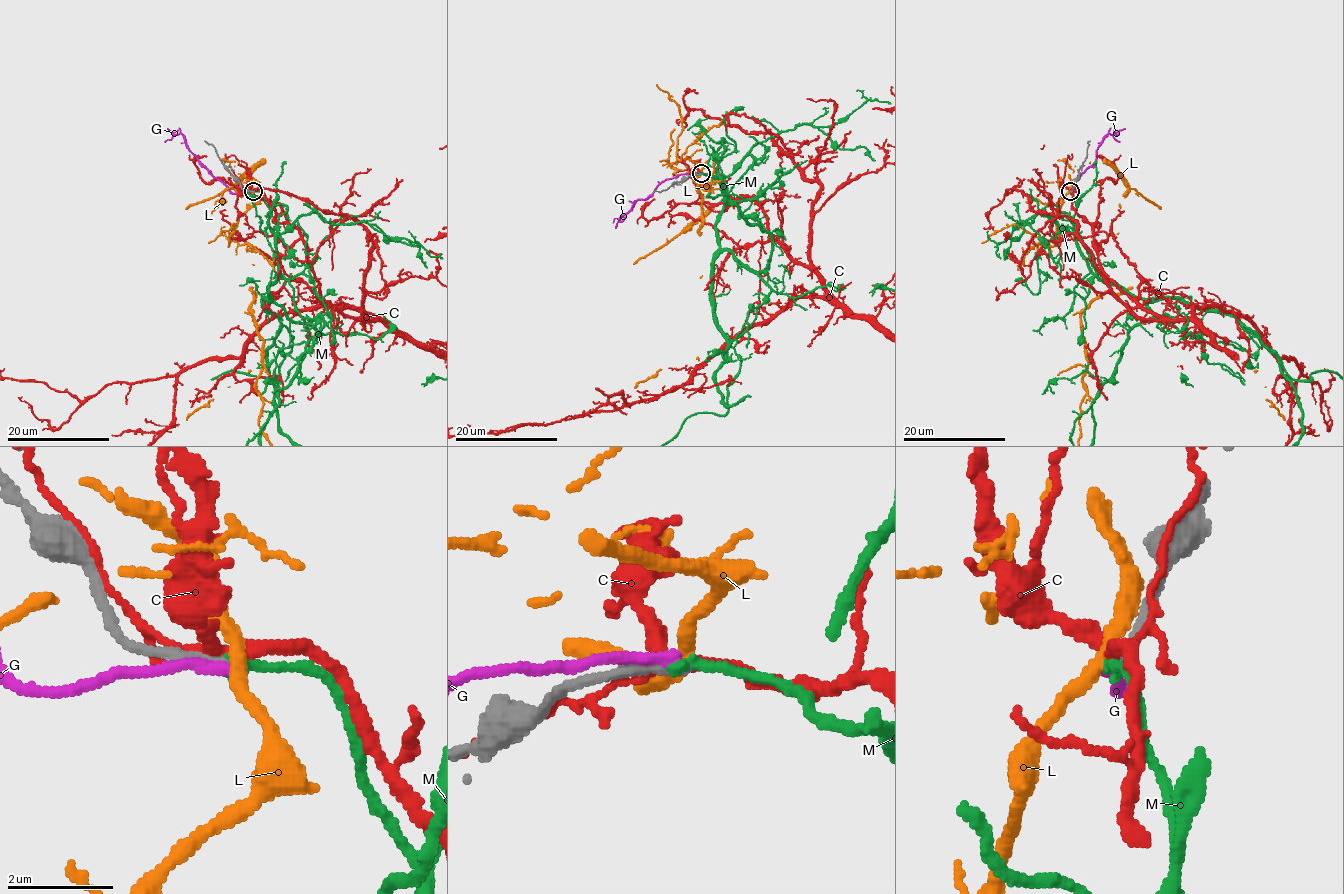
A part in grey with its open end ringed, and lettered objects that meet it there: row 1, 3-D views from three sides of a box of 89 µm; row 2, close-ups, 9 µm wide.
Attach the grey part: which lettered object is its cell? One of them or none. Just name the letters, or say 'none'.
M

